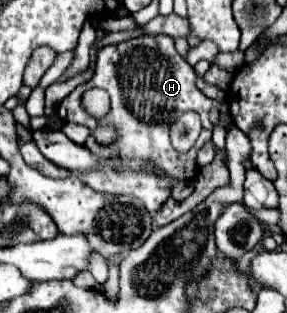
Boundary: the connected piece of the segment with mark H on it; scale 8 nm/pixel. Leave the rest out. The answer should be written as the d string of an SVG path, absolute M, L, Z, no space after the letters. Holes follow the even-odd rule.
M145 34L139 38L129 38L119 44L109 44L99 50L95 74L89 82L79 84L65 100L59 104L59 118L63 122L75 122L83 124L89 130L95 130L101 122L89 116L81 106L81 94L89 88L105 88L111 96L111 110L109 116L105 116L103 126L113 126L117 132L117 142L111 146L101 146L93 142L93 136L85 140L85 146L91 148L101 158L109 156L121 156L123 158L123 172L113 172L113 168L101 168L99 172L89 172L89 176L79 176L85 184L95 188L97 192L109 192L109 194L127 194L141 200L141 204L153 214L169 196L169 180L155 178L153 174L141 174L139 168L145 160L151 160L157 170L165 172L169 178L179 180L193 180L197 174L195 154L203 144L211 140L211 120L209 110L213 106L213 100L205 96L197 84L197 74L193 66L175 50L175 40L167 34ZM185 112L197 112L203 122L203 130L199 136L199 146L193 146L189 152L175 152L169 138L169 128L173 120L177 120Z

